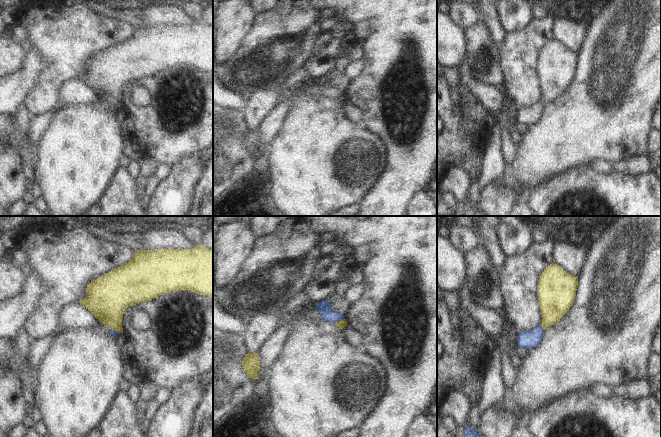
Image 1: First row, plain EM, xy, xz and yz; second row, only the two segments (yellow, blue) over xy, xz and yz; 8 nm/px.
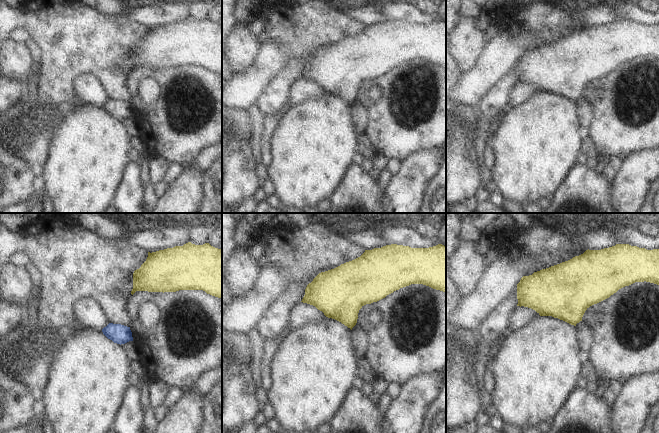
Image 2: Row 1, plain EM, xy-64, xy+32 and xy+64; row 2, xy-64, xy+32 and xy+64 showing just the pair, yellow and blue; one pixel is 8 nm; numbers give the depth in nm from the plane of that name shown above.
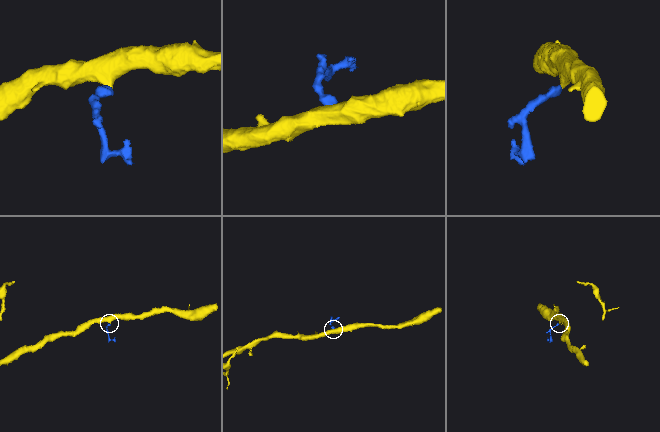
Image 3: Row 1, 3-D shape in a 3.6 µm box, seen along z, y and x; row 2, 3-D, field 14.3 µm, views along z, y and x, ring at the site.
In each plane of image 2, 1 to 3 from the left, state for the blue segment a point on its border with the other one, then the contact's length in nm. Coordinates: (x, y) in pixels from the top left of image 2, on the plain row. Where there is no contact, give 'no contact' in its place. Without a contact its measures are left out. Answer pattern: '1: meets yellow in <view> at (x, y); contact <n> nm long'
1: no contact
2: no contact
3: no contact

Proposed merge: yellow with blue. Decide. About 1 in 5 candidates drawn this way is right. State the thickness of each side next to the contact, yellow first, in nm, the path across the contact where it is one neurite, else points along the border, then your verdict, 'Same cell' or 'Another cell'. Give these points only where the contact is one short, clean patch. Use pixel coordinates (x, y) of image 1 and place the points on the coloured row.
Thickness 70 nm (yellow) against 110 nm. Boundary: xz (343, 318), (334, 323). Another cell.

